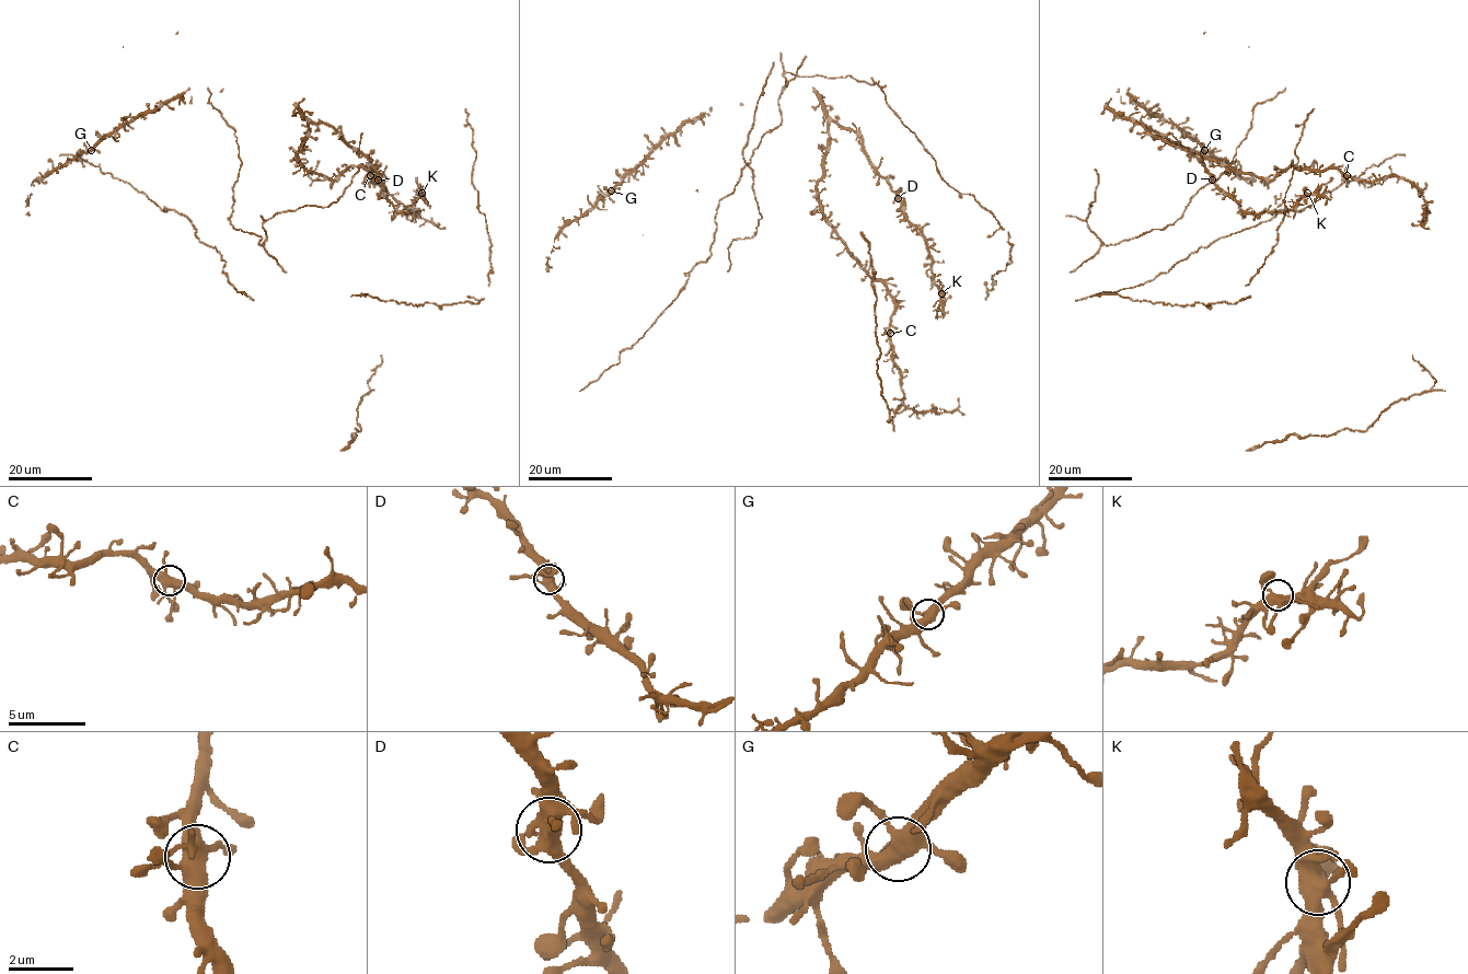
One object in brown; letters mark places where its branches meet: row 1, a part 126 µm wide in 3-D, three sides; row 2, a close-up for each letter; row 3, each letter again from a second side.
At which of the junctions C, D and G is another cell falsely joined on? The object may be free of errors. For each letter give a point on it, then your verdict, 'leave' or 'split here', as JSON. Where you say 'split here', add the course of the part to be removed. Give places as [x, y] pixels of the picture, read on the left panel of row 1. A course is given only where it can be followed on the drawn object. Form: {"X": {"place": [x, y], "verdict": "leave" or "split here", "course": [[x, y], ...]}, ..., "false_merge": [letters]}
{"C": {"place": [370, 175], "verdict": "leave"}, "D": {"place": [378, 180], "verdict": "leave"}, "G": {"place": [91, 150], "verdict": "leave"}, "false_merge": []}

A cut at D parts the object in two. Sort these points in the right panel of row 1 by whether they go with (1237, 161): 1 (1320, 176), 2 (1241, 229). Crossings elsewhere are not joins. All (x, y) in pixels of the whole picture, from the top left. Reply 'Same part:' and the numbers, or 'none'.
Same part: 1, 2

